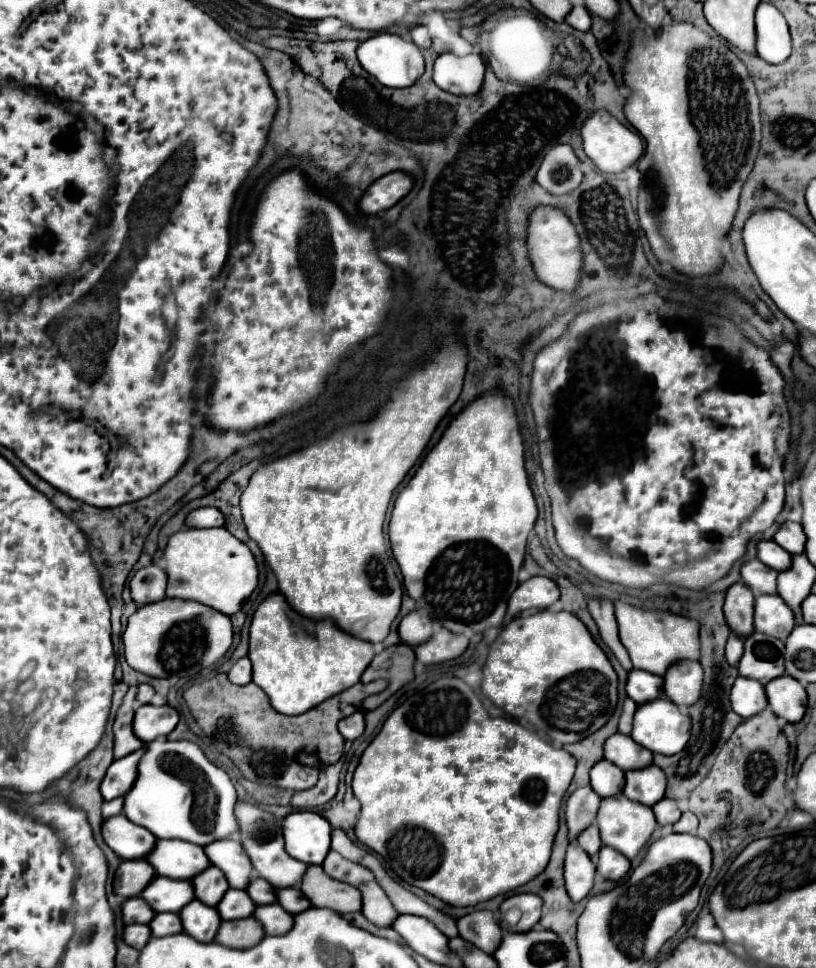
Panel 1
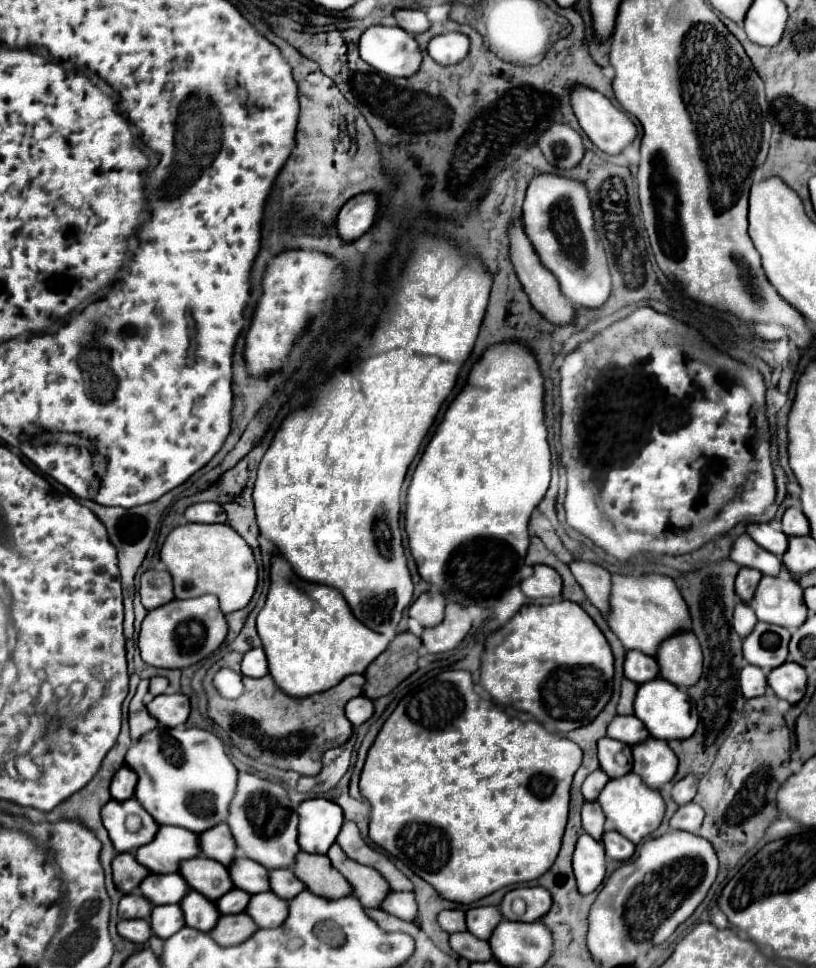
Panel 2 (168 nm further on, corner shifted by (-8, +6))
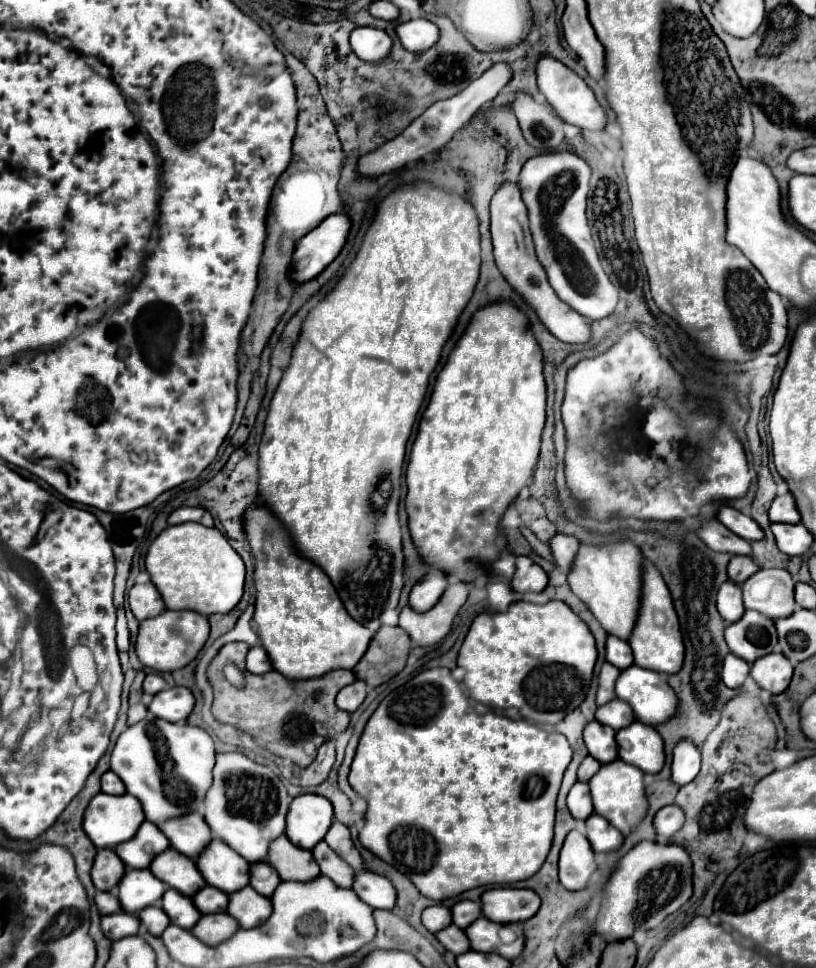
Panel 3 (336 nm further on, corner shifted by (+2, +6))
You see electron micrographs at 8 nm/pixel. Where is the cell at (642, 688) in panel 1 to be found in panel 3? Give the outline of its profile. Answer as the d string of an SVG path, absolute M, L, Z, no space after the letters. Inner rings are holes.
M609 635L607 637L607 661L613 663L619 669L627 669L633 663L633 655L631 655L629 643Z

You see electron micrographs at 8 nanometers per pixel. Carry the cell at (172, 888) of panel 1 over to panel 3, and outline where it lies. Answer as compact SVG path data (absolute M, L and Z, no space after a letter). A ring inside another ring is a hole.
M149 869L125 871L121 883L117 883L117 897L121 899L121 909L127 913L139 913L161 899L165 885Z

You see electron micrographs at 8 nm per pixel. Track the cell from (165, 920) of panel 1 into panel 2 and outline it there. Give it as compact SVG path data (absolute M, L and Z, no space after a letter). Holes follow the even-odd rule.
M159 905L159 907L153 907L151 929L153 929L153 933L157 937L167 939L175 931L179 931L181 927L185 927L185 919L183 919L183 911L181 911L179 905Z

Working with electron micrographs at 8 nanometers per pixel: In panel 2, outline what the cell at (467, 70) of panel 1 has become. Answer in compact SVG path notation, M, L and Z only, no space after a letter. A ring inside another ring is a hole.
M443 33L431 39L429 55L441 65L455 65L467 57L469 39L463 33Z

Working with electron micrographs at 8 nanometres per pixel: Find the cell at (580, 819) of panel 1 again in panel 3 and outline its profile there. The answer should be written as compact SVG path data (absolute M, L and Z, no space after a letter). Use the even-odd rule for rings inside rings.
M587 755L585 759L583 759L583 763L579 765L579 779L581 781L589 781L597 771L599 771L599 763L597 763L597 759L593 759L591 755Z

